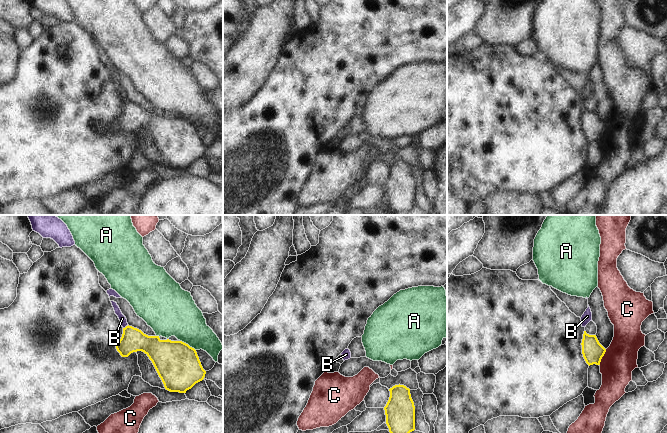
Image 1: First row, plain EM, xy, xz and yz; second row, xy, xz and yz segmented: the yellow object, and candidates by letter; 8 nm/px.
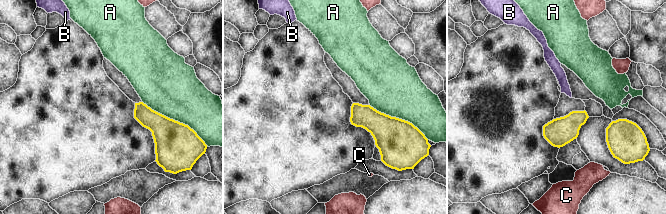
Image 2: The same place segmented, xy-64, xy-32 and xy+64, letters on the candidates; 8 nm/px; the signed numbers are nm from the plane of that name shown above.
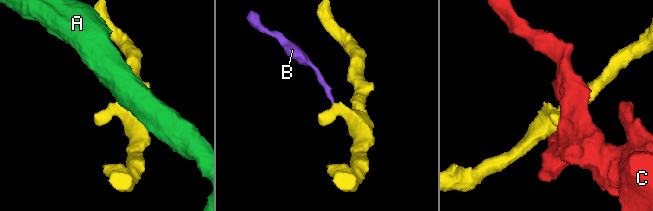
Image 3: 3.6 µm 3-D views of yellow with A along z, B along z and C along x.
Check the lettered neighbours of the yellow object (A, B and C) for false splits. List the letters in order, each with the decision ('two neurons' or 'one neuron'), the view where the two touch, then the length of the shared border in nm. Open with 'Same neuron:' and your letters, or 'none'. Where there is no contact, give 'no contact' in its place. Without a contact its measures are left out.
Same neuron: B
A: two neurons; meets yellow in xy; contact 150 nm long
B: one neuron; meets yellow in xy; contact 50 nm long
C: two neurons; meets yellow in yz; contact 150 nm long

